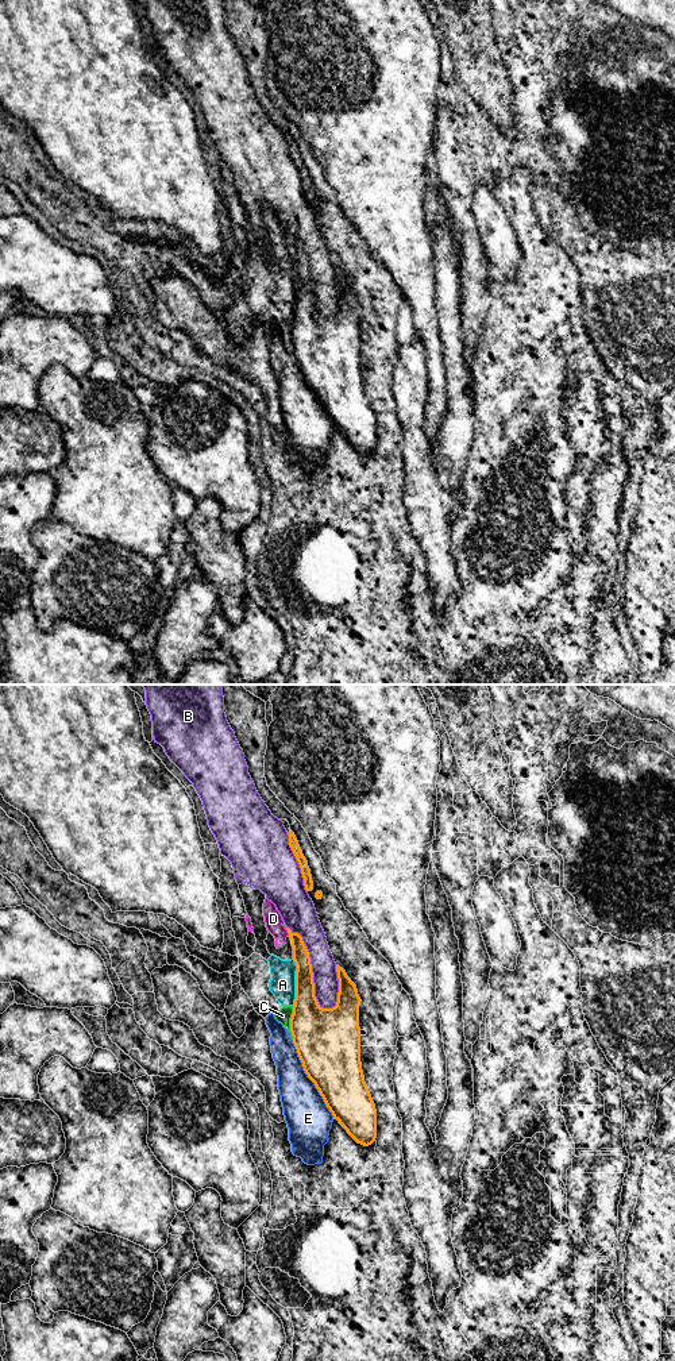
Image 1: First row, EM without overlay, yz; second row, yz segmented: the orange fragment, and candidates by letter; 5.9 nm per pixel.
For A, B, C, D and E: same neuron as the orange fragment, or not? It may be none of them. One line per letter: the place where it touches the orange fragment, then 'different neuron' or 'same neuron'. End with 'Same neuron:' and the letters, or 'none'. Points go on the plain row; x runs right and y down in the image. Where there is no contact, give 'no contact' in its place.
A: contact yz (296, 292); different neuron
B: contact yz (311, 280); different neuron
C: contact yz (290, 331); different neuron
D: contact yz (288, 241); different neuron
E: contact yz (309, 386); different neuron
Same neuron: none

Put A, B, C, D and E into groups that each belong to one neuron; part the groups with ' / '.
A C D / B / E

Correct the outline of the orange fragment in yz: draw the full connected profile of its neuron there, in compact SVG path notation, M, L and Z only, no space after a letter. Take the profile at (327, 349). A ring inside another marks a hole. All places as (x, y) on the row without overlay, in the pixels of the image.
M289 236L296 279L296 308L290 327L293 352L308 386L347 442L364 455L377 447L377 419L360 371L360 306L346 279L336 274L336 315L323 317L315 305L309 261Z

